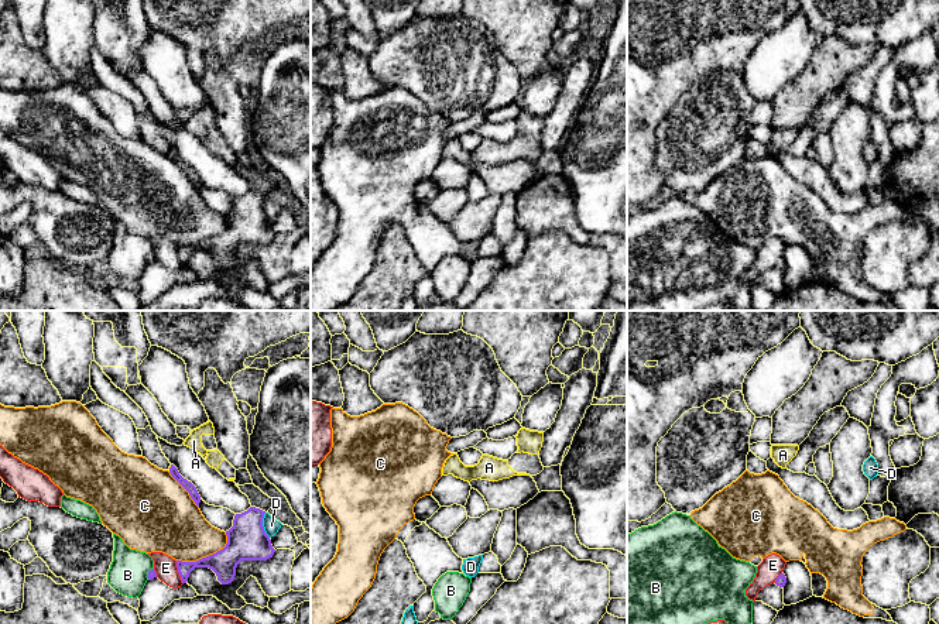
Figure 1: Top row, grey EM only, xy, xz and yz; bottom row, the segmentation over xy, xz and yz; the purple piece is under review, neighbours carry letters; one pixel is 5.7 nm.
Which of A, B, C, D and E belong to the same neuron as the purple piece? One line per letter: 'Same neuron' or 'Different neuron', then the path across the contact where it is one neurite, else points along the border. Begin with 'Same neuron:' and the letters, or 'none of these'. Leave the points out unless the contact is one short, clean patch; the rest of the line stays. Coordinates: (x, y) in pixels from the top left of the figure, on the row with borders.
Same neuron: A
A: Same neuron. Path across: xy (188, 486), (170, 469), (168, 469)
B: Different neuron. Boundary: xy (153, 568), (147, 579)
C: Different neuron
D: Different neuron. Boundary: xy (264, 513), (263, 530), (270, 537)
E: Different neuron. Boundary: xy (175, 561), (182, 583)

